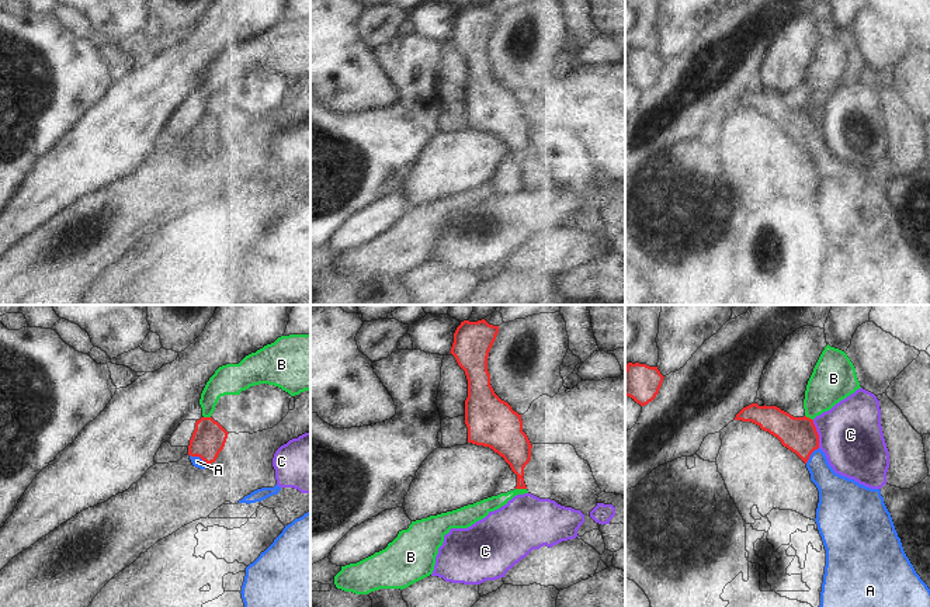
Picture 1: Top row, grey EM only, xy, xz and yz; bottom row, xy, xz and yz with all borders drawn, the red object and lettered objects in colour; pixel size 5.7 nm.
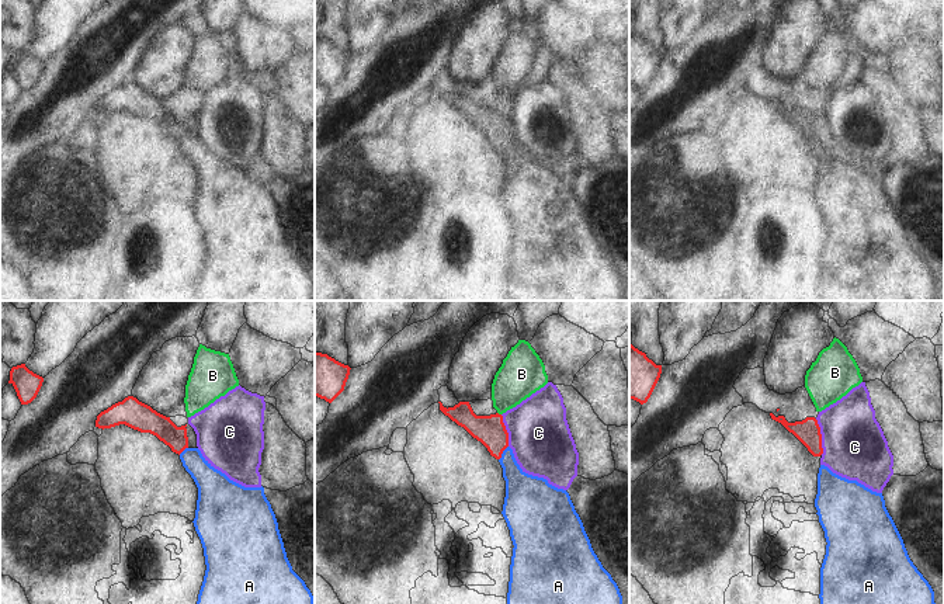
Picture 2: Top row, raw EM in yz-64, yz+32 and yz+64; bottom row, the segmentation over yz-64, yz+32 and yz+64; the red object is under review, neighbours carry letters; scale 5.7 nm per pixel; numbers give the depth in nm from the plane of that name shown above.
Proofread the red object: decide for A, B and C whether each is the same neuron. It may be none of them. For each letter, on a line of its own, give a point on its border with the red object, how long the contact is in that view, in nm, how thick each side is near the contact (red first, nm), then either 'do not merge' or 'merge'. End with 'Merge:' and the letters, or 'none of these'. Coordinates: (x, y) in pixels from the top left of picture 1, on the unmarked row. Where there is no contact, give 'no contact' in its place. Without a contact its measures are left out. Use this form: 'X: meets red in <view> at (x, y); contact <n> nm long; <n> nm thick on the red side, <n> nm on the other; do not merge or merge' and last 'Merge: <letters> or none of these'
A: meets red in xy at (198, 141); contact 120 nm long; 190 nm thick on the red side, 60 nm on the other; merge
B: meets red in xz at (521, 173); contact 60 nm long; 180 nm thick on the red side, 80 nm on the other; do not merge
C: meets red in yz at (818, 120); contact 170 nm long; 200 nm thick on the red side, 360 nm on the other; do not merge
Merge: A

